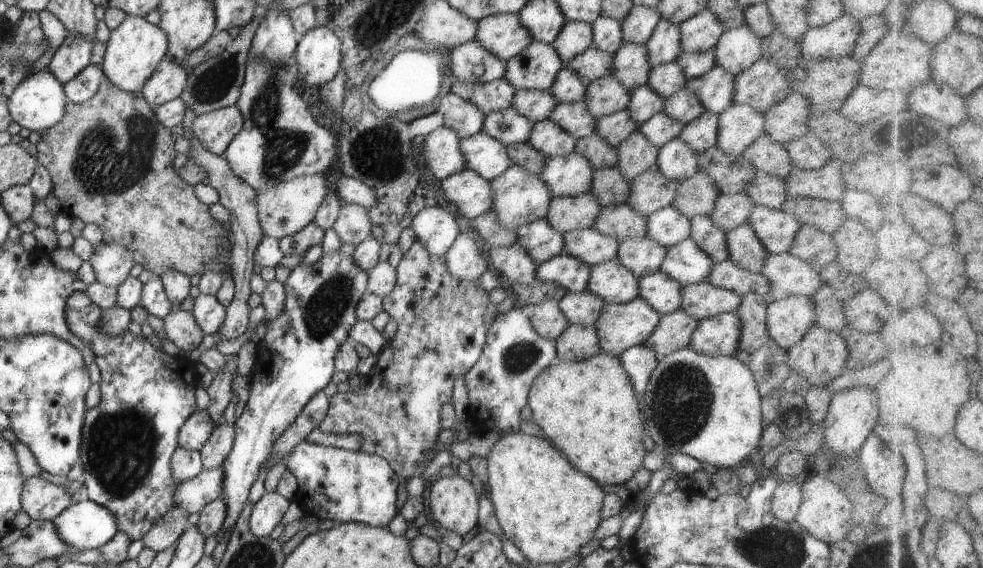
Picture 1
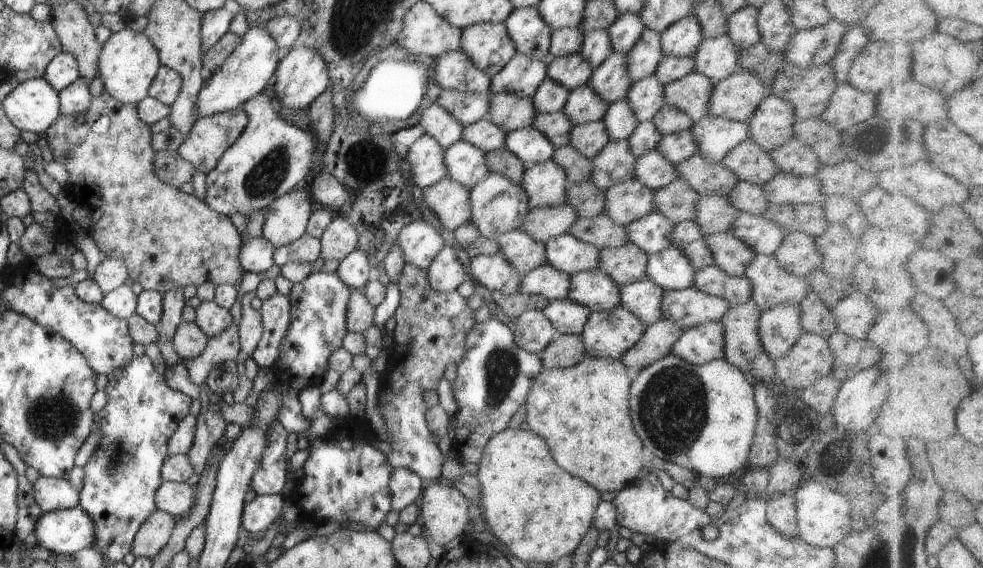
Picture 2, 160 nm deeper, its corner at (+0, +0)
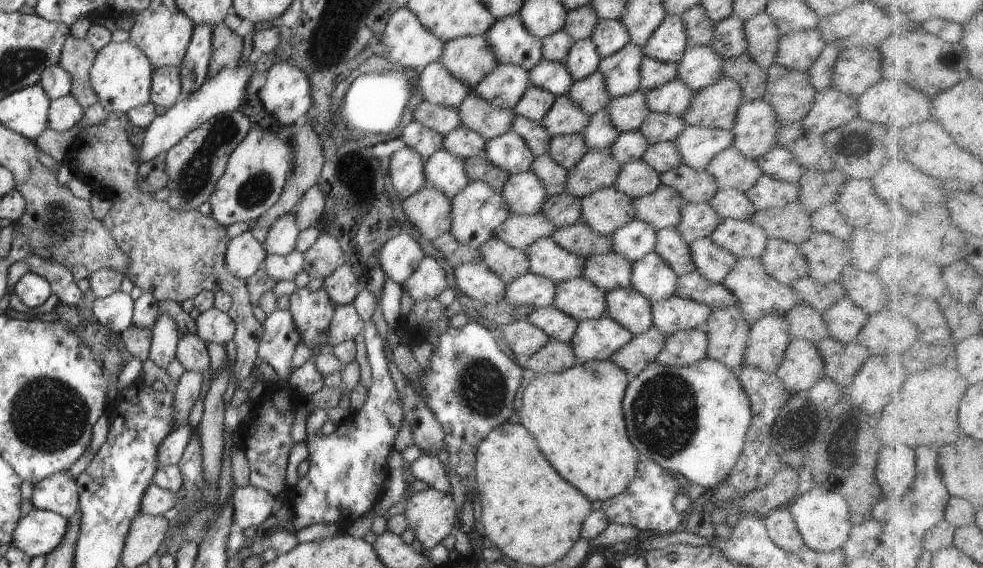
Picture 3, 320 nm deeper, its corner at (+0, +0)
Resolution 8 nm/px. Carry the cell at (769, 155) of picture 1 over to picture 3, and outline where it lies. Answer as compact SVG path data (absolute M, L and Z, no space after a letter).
M733 146L721 150L706 165L719 189L736 189L745 193L763 175L760 167Z

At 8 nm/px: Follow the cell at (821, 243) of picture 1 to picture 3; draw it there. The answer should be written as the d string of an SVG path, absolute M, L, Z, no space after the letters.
M768 239L760 255L765 273L784 286L807 276L808 261L800 254L797 245L780 239Z

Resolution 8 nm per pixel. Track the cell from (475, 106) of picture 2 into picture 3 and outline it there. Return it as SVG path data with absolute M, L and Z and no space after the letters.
M422 101L413 111L412 121L419 122L426 128L441 135L448 134L461 126L457 108L448 108Z

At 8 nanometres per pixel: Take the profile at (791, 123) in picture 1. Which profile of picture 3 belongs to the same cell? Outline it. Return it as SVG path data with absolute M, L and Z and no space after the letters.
M762 99L744 101L736 109L734 126L731 130L734 135L733 147L740 151L740 154L754 161L777 146L776 135L779 128L780 122L770 104Z

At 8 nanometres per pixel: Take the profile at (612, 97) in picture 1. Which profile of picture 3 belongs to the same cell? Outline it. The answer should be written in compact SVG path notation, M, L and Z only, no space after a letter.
M562 95L554 99L550 110L542 117L542 120L539 120L539 123L554 138L580 134L588 124L590 117L570 98Z

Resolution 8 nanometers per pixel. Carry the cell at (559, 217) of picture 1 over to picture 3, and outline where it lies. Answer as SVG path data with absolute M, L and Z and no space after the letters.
M541 212L533 215L510 216L495 230L494 238L512 248L525 251L539 238L550 237L556 230L549 218Z

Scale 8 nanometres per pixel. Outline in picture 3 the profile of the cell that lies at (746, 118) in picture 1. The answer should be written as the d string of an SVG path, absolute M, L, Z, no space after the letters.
M686 126L673 143L678 150L681 164L704 171L706 165L721 150L733 146L732 131Z

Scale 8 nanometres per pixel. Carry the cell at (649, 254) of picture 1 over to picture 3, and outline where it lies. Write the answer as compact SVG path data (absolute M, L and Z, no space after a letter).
M618 253L592 255L583 264L581 276L599 286L605 293L631 287L632 263Z

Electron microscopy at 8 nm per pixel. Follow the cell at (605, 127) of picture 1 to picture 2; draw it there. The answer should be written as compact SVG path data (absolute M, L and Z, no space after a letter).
M602 121L574 125L569 132L569 146L579 155L593 159L608 144L609 136Z

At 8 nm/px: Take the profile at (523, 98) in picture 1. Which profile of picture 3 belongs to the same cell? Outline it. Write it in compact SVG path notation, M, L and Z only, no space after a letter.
M473 90L454 108L457 108L461 126L486 140L510 131L512 121L516 118L513 109L494 106L480 98Z

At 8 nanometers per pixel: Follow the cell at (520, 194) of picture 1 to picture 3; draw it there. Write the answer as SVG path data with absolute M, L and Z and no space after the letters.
M470 181L464 190L451 198L452 224L450 233L462 246L472 249L495 236L495 230L510 216L507 202L501 192L495 191L488 183Z

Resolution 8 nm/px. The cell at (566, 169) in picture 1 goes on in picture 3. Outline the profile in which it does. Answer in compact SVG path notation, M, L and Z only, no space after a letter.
M528 171L510 175L505 182L504 188L500 191L507 202L507 209L510 214L533 215L541 210L541 204L548 198L547 191L539 178Z

